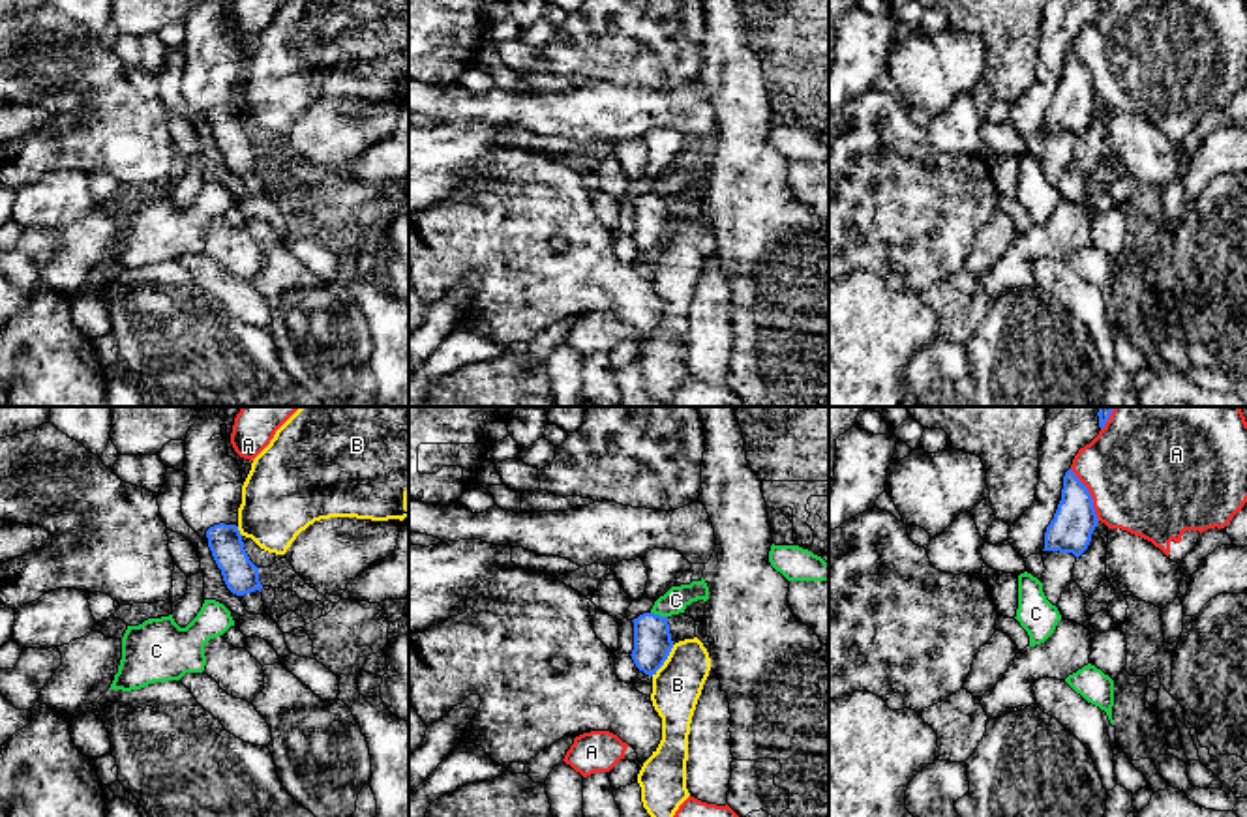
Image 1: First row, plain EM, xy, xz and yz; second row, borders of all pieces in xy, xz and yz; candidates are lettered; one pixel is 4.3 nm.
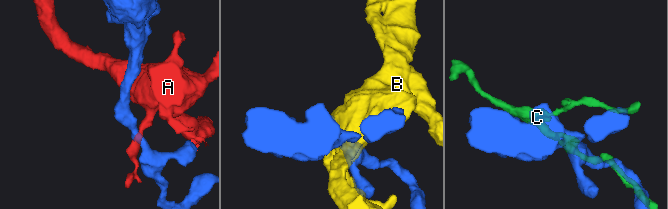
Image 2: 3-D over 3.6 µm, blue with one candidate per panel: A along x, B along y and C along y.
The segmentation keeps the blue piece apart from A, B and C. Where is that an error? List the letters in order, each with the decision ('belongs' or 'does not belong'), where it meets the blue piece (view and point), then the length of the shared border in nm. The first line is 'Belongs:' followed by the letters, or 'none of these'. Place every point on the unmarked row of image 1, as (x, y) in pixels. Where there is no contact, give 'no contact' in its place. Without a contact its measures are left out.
Belongs: none of these
A: does not belong; contact yz (1090, 75); length 260 nm
B: does not belong; contact xz (666, 238); length 170 nm
C: does not belong; contact xz (659, 195); length 80 nm

